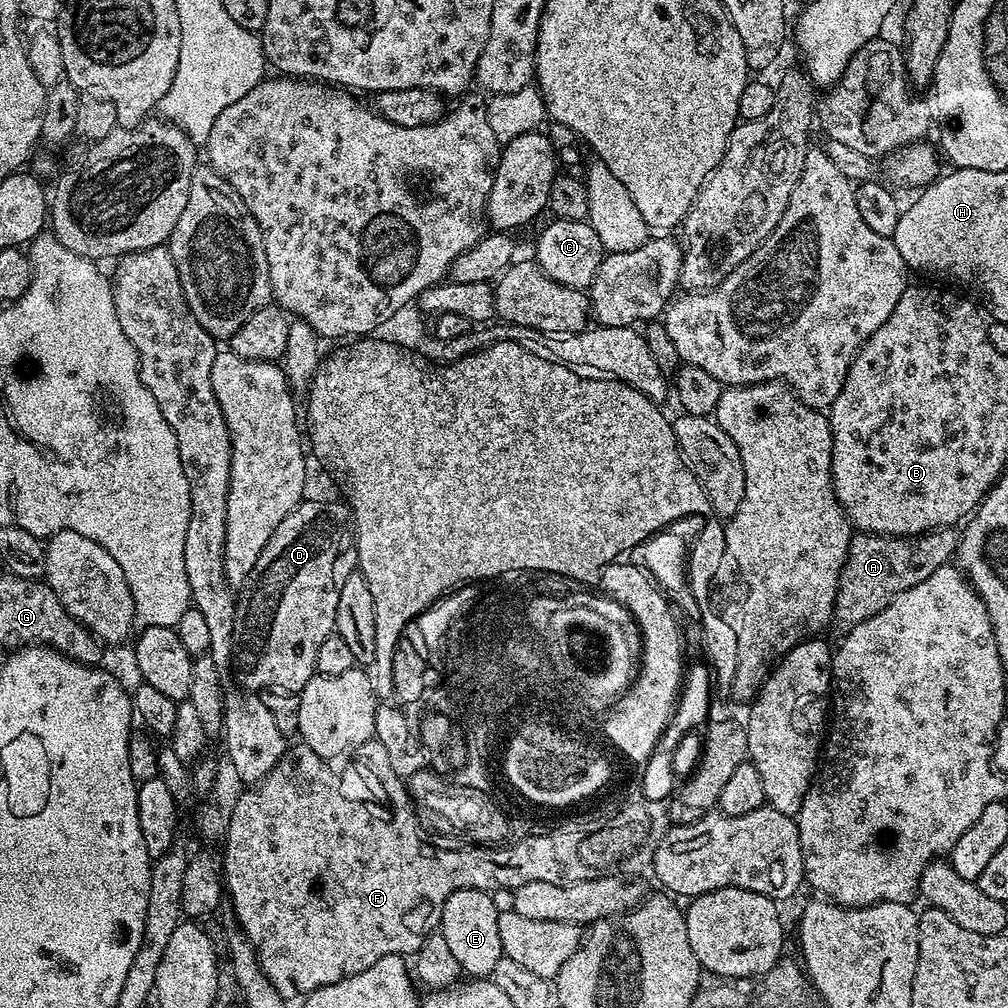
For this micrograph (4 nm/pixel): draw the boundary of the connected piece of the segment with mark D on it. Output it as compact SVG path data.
M301 502L296 509L286 518L282 518L282 526L274 530L270 542L266 542L266 550L262 550L262 558L254 566L247 584L244 585L238 596L236 606L236 621L234 622L234 638L232 639L232 668L234 669L234 680L237 684L245 684L248 690L279 690L289 694L299 693L300 689L310 682L310 678L316 672L316 659L322 642L326 642L336 631L336 615L338 614L338 594L346 578L357 571L356 562L356 533L352 513L340 502Z

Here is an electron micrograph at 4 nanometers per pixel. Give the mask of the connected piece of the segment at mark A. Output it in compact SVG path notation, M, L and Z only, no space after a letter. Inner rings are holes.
M952 526L907 538L853 535L836 591L835 623L840 623L841 629L847 630L858 626L858 622L866 622L866 618L874 618L874 614L890 606L898 594L910 590L910 586L918 586L918 582L926 582L934 570L949 563L955 557L957 543L958 532Z

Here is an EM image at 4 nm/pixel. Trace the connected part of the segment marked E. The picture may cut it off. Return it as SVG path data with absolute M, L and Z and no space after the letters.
M453 890L450 898L446 898L446 906L442 910L439 931L447 938L447 945L458 958L461 973L472 978L491 977L494 966L498 966L504 955L502 937L498 934L498 918L501 909L496 908L493 893L482 890Z

